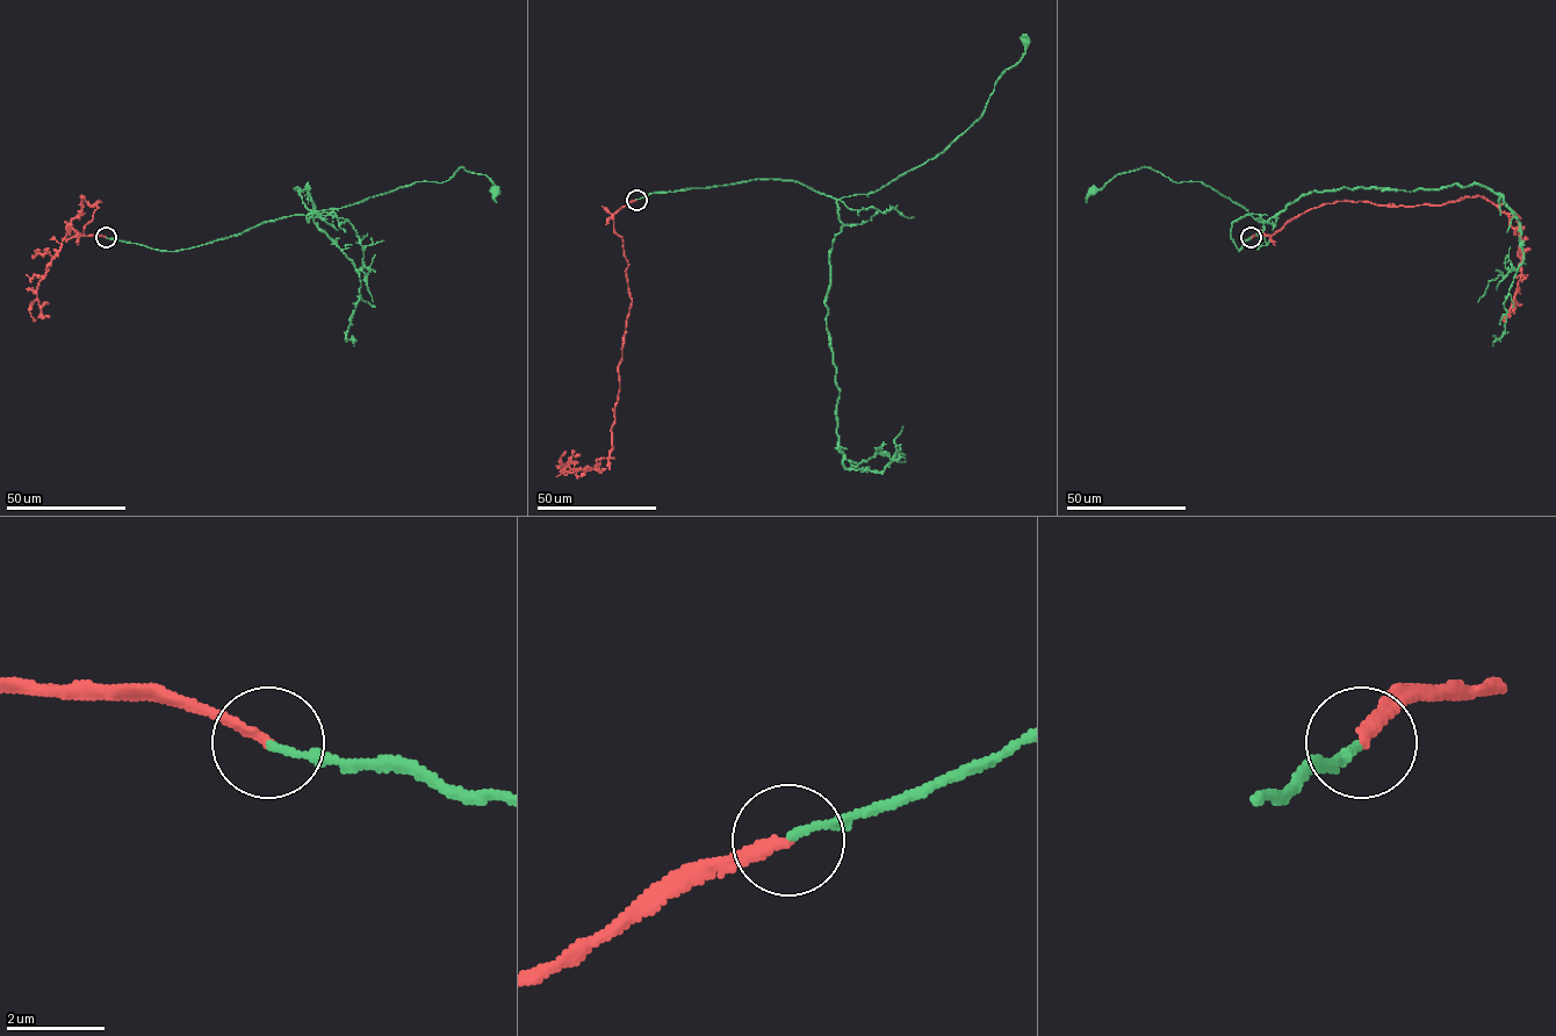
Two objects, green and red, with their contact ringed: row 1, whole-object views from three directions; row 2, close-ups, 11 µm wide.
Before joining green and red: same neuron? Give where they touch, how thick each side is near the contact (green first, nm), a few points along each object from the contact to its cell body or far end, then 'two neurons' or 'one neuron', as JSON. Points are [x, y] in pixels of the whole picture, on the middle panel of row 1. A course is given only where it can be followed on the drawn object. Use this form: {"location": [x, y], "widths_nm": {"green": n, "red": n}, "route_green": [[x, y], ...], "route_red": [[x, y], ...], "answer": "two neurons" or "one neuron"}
{"location": [636, 200], "widths_nm": {"green": 140, "red": 190}, "route_green": [[636, 200], [758, 179], [790, 180], [837, 199], [876, 192], [972, 126], [1027, 41]], "route_red": [[636, 200], [613, 215], [631, 300], [612, 450], [593, 468], [576, 469], [559, 460], [566, 452]], "answer": "two neurons"}

